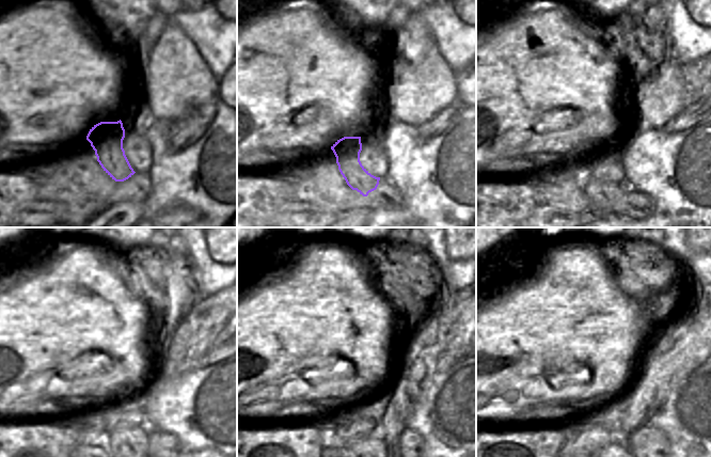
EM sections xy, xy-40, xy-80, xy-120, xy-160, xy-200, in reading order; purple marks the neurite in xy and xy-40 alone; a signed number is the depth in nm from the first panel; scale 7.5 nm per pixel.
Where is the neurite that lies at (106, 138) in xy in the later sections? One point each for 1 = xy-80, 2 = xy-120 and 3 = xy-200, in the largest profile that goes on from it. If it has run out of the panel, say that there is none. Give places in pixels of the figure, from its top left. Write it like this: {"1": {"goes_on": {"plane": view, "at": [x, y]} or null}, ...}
{"1": {"goes_on": {"plane": "xy-80", "at": [603, 197]}}, "2": {"goes_on": {"plane": "xy-120", "at": [126, 444]}}, "3": {"goes_on": {"plane": "xy-200", "at": [619, 444]}}}

